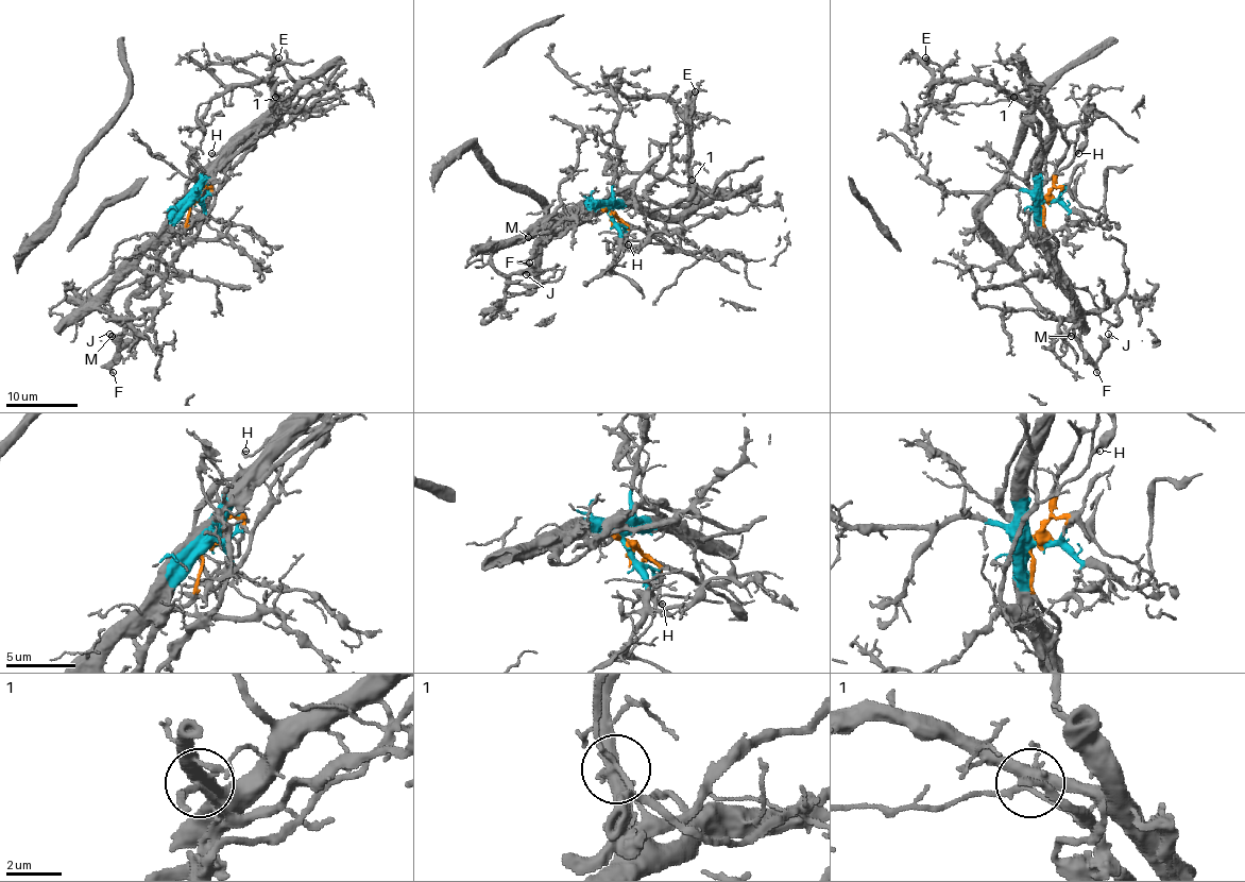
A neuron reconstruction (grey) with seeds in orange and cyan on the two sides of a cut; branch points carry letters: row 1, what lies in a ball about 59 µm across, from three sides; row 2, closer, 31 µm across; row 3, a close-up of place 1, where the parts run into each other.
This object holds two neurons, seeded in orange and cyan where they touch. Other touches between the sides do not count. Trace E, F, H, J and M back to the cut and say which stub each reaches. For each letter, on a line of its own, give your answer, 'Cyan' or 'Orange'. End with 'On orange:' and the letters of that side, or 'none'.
E: Cyan
F: Orange
H: Orange
J: Orange
M: Orange
On orange: F, H, J, M

